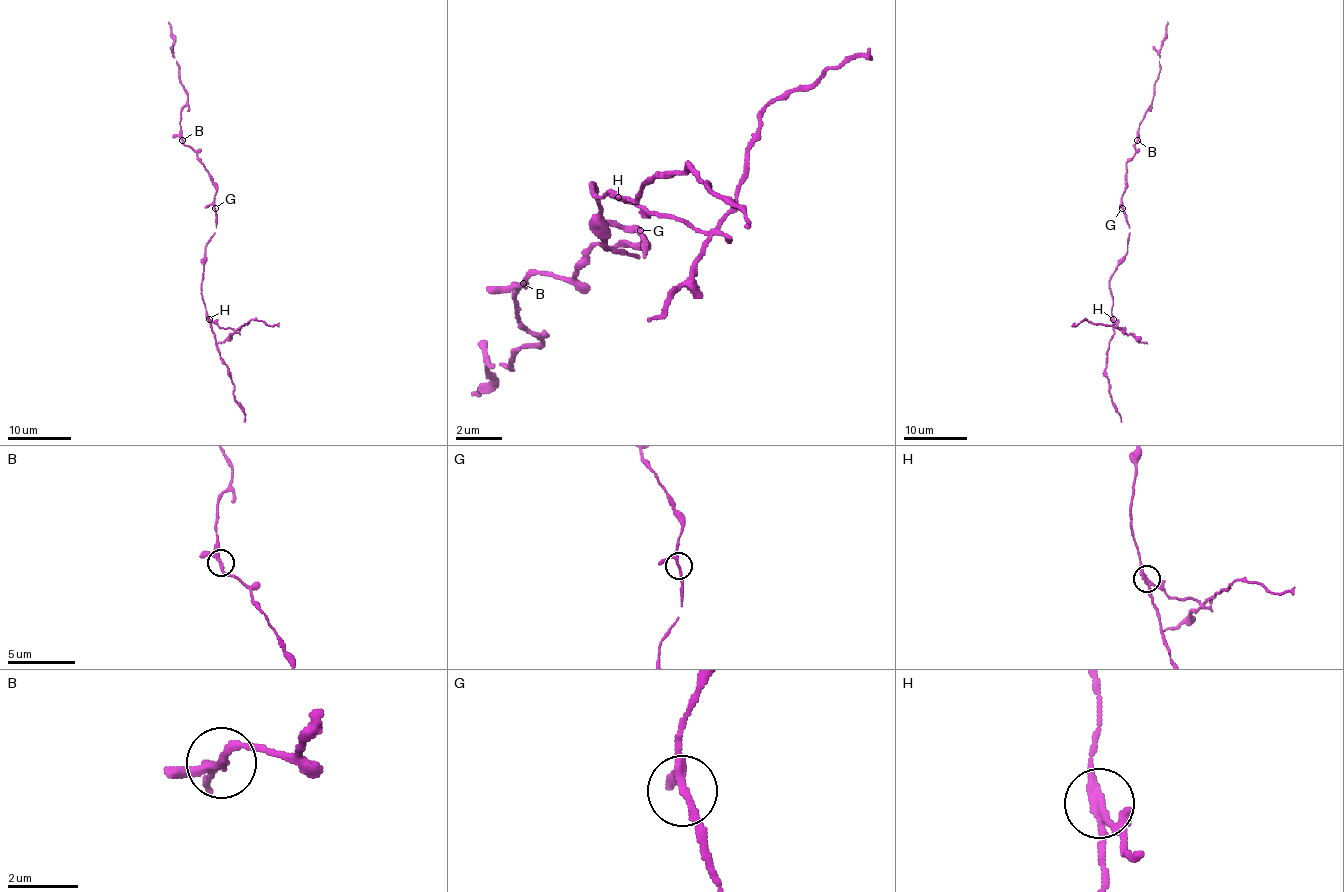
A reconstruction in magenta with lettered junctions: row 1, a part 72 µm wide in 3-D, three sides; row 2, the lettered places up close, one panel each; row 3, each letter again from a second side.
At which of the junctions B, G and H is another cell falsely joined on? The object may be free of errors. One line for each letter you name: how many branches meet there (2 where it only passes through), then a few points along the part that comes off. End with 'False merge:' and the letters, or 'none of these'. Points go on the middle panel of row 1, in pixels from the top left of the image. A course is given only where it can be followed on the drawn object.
H: 3 branches meet; foreign part runs (617, 196), (663, 219), (709, 230), (732, 207), (755, 127), (772, 104), (807, 92), (830, 69), (870, 46)
False merge: H

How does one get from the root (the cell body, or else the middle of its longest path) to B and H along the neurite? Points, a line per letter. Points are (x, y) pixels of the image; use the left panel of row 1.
B: (216, 219), (213, 178), (183, 139)
H: (216, 219), (215, 233), (205, 248), (202, 277), (202, 301), (208, 318)

